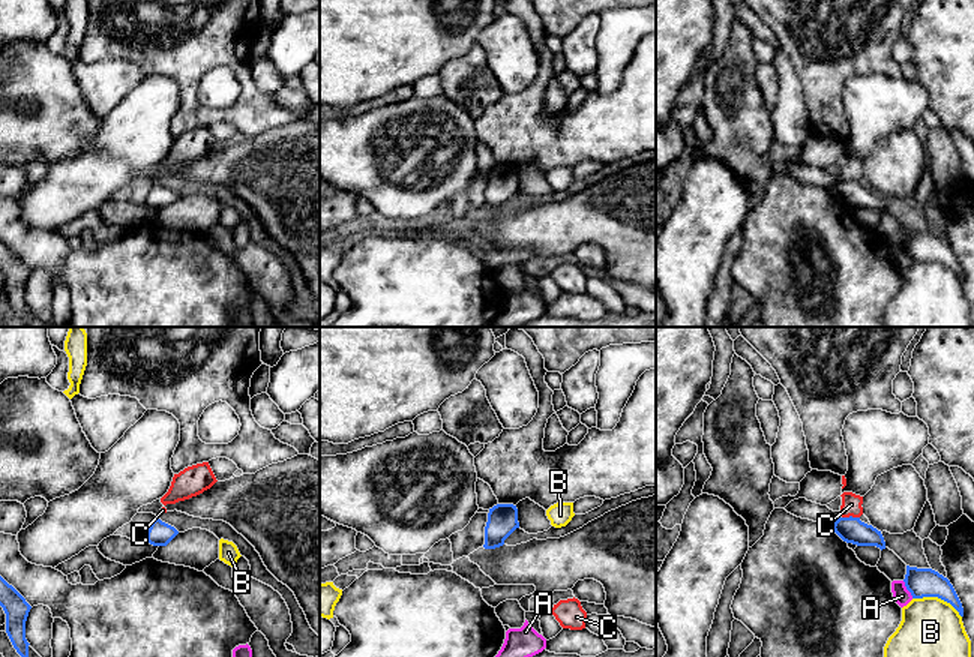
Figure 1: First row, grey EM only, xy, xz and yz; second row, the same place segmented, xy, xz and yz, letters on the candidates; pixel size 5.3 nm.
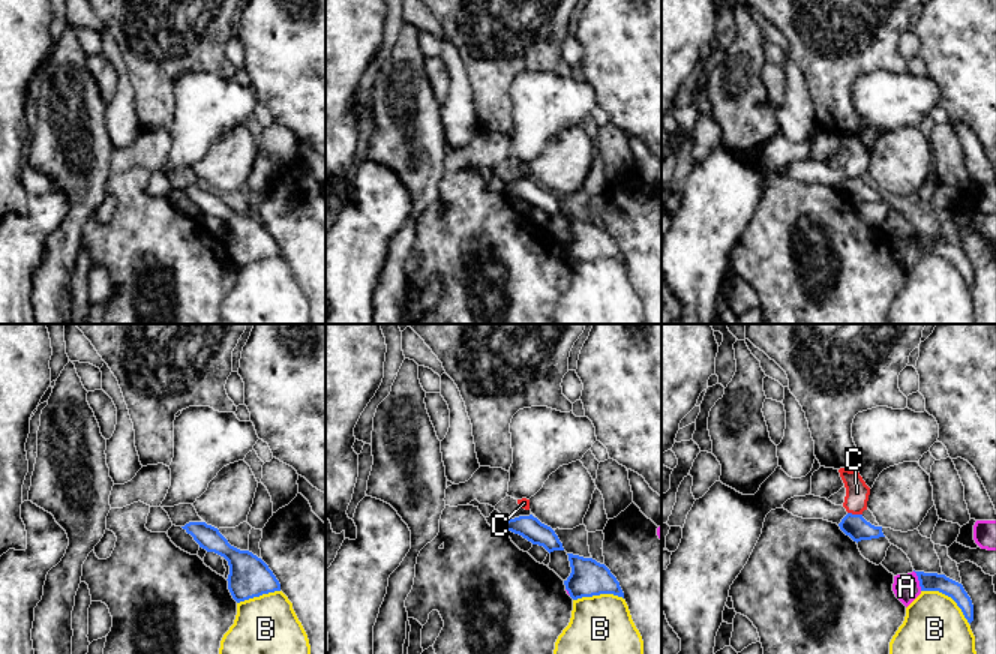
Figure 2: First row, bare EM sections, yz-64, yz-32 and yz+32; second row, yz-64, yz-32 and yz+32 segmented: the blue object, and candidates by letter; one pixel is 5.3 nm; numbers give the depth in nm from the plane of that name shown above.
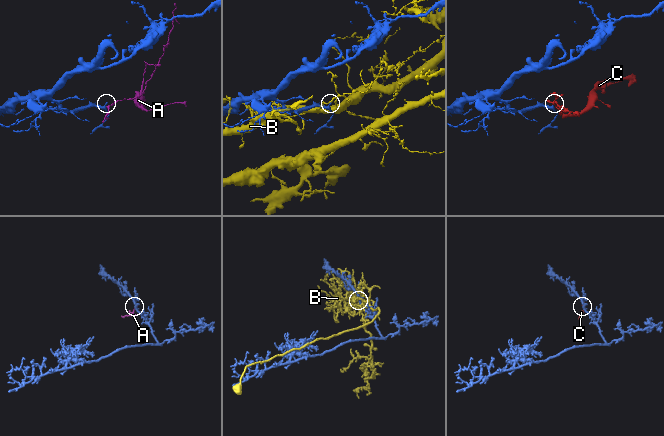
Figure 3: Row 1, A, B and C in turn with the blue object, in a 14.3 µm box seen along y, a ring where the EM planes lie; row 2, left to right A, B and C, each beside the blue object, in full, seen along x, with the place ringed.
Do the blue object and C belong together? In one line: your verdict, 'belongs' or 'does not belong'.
does not belong

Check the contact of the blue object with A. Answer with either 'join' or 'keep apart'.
keep apart

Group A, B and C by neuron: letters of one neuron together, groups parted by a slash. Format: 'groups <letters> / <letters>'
groups A / B / C

